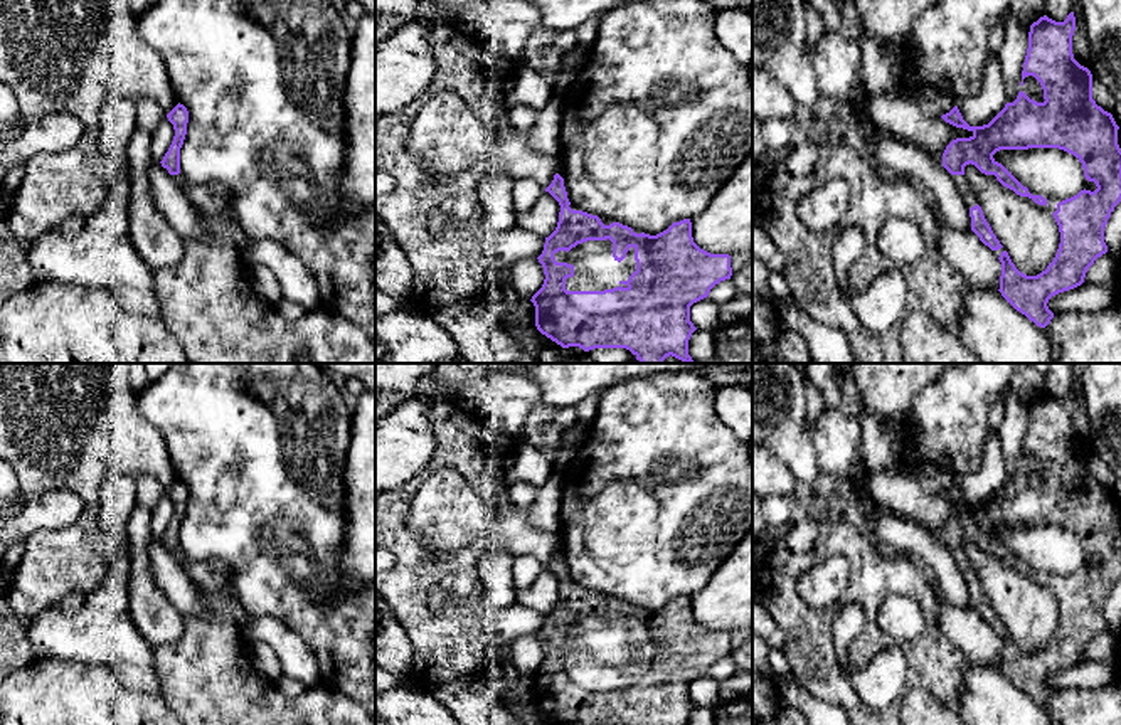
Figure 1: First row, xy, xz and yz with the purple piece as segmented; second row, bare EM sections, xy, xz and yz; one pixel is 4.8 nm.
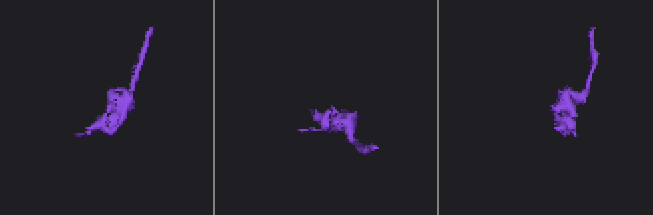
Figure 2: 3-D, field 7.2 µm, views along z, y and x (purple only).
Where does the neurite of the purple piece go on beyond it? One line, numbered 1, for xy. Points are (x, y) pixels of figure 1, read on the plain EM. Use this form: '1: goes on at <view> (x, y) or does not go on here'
1: does not go on here

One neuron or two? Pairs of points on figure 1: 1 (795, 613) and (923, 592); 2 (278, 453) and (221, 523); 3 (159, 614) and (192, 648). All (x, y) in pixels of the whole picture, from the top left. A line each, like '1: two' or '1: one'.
1: one
2: one
3: two

